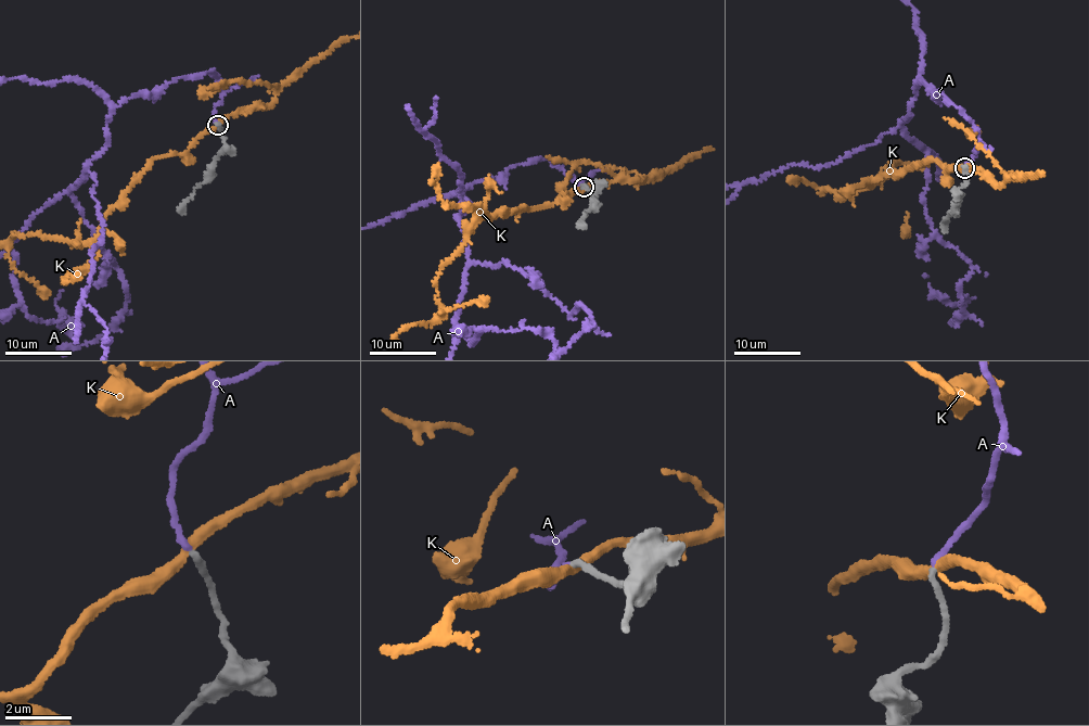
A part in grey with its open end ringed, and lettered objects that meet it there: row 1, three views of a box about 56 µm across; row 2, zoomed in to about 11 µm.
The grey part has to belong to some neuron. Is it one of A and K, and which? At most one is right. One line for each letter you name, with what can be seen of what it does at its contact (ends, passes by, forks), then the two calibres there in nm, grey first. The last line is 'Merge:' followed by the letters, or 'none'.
A: it ends | 200/180 nm
Merge: A

